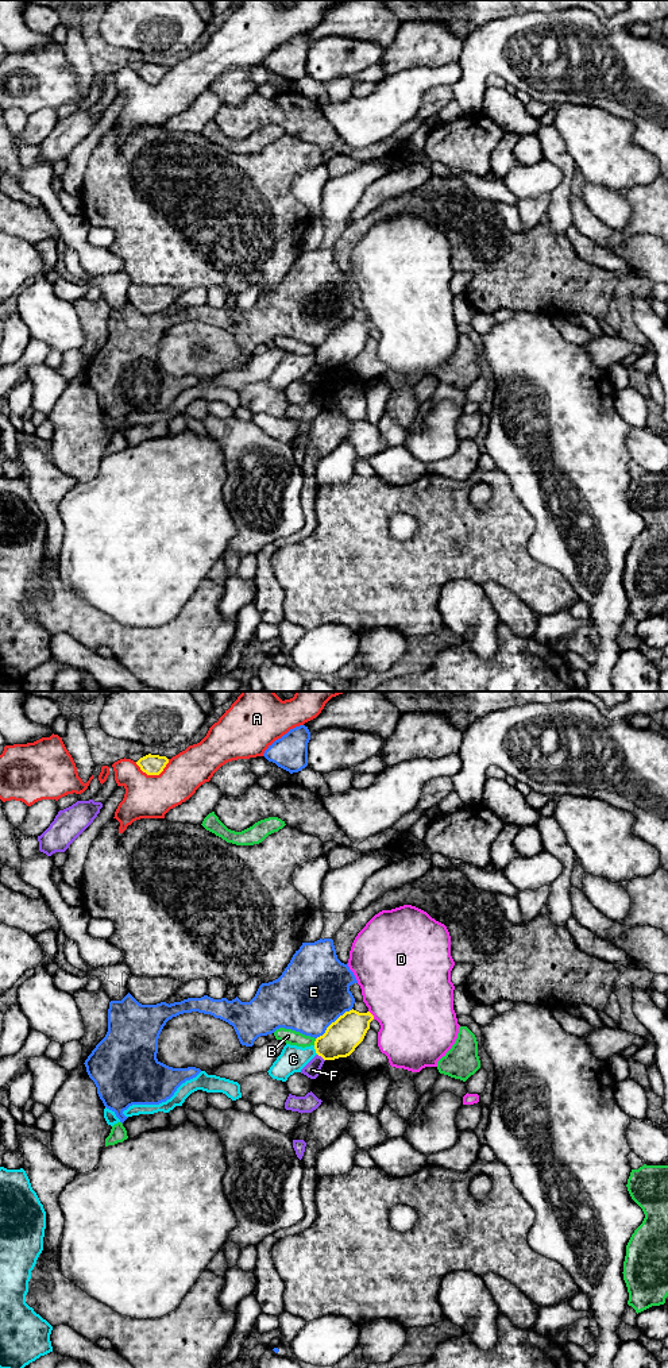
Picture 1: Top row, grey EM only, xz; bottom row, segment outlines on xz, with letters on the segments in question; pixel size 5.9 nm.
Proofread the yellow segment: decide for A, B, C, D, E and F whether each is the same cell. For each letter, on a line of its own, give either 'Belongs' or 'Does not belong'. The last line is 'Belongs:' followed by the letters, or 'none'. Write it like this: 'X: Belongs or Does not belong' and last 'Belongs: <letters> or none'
A: Does not belong
B: Does not belong
C: Does not belong
D: Does not belong
E: Does not belong
F: Does not belong
Belongs: none

